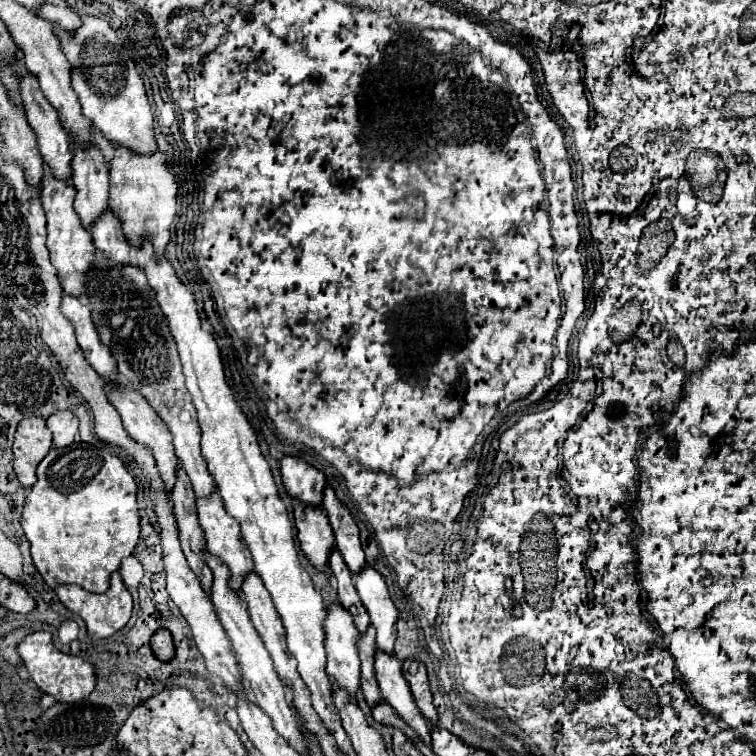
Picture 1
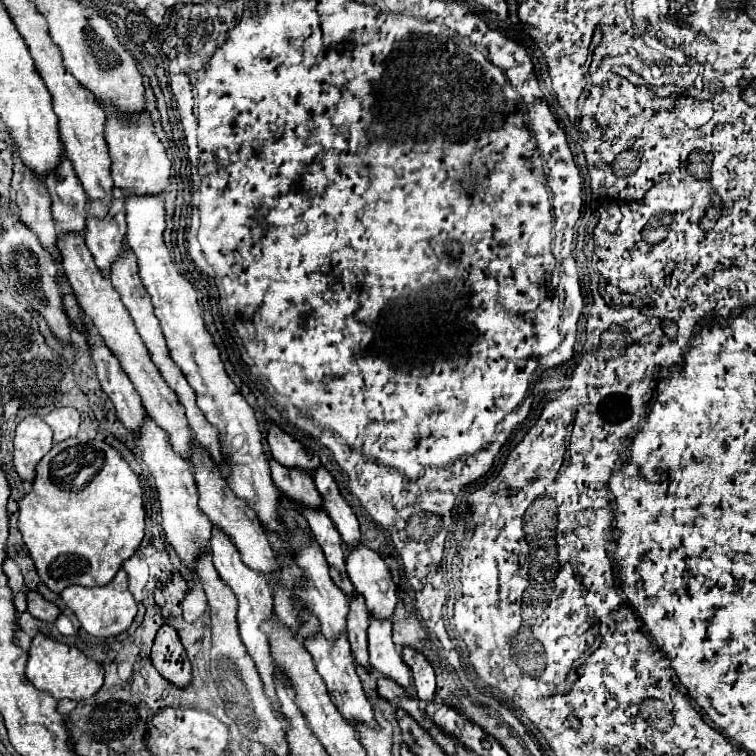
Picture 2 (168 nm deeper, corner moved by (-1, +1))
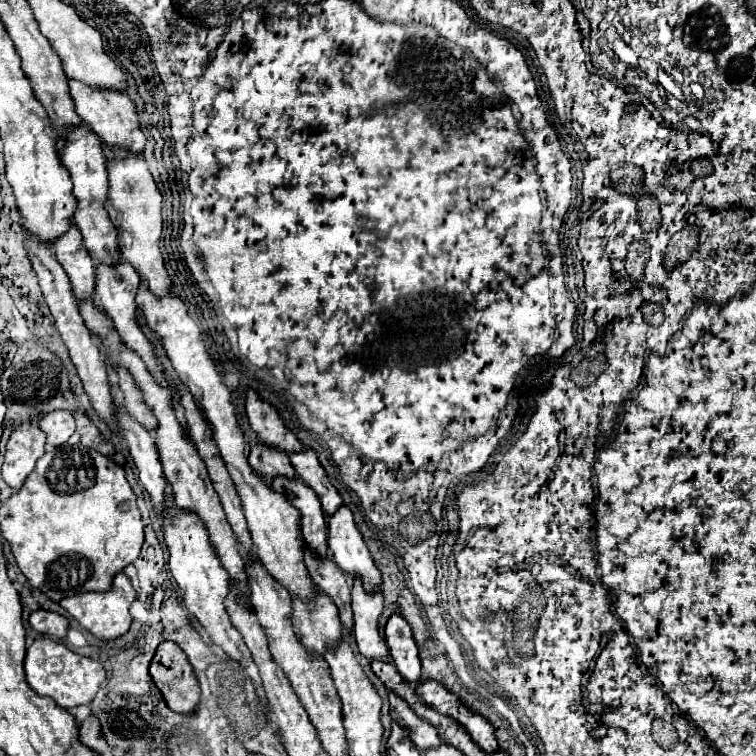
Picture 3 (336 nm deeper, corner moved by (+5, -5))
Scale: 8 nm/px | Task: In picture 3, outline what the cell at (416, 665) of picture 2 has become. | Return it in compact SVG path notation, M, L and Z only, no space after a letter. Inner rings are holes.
M392 615L386 625L386 643L392 655L392 661L396 663L396 669L408 683L420 681L420 657L418 647L412 639L410 625L400 617Z

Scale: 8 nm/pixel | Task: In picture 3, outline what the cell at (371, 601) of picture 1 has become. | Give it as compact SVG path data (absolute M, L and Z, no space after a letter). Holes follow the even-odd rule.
M346 505L328 517L328 547L332 561L352 579L360 577L366 593L380 591L382 573L374 565L374 559L352 519L352 511Z

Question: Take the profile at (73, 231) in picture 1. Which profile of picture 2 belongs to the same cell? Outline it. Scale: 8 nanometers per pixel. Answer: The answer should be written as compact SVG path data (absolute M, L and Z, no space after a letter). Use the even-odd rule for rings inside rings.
M68 235L66 239L58 237L58 247L60 247L60 253L62 253L62 267L66 271L68 283L74 289L74 295L76 295L82 311L92 321L92 325L96 327L96 331L100 333L100 337L104 339L104 343L112 351L112 355L120 361L122 371L134 383L134 387L136 387L138 395L142 397L142 403L148 411L148 417L160 429L164 429L168 433L172 449L186 463L190 463L192 451L194 451L194 435L188 427L184 407L180 405L178 395L162 379L158 367L152 363L152 359L146 351L146 345L142 343L142 339L140 339L140 335L134 327L134 321L130 319L128 311L122 307L122 301L118 299L118 293L112 289L110 283L106 283L106 279L102 279L102 273L98 273L98 269L94 267L94 259L92 259L90 251L84 247L84 239L78 239L78 235Z

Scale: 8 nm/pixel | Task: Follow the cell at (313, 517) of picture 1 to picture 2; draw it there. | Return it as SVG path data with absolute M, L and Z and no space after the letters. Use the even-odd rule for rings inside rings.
M270 461L270 473L272 473L272 481L274 485L286 493L290 499L294 499L296 503L310 503L310 507L322 507L322 497L318 495L316 487L314 487L314 479L308 471L298 471L296 467L282 467L282 463L278 461Z

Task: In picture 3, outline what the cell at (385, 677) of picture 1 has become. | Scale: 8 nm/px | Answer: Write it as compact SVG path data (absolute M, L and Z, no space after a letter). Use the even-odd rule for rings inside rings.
M356 579L352 583L352 609L354 609L354 635L360 653L368 661L388 663L390 651L378 631L378 621L384 611L382 593L380 591L374 595L364 593L360 581Z

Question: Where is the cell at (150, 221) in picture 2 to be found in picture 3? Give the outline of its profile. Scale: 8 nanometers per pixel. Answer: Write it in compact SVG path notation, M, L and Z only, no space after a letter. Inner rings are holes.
M104 149L108 159L108 201L106 211L110 213L112 223L118 229L118 249L120 255L136 269L142 281L148 281L148 289L156 297L164 297L164 293L172 291L172 281L166 273L164 259L158 247L162 235L162 195L156 189L152 173L148 171L148 163L144 157L128 153L128 151L110 151Z

